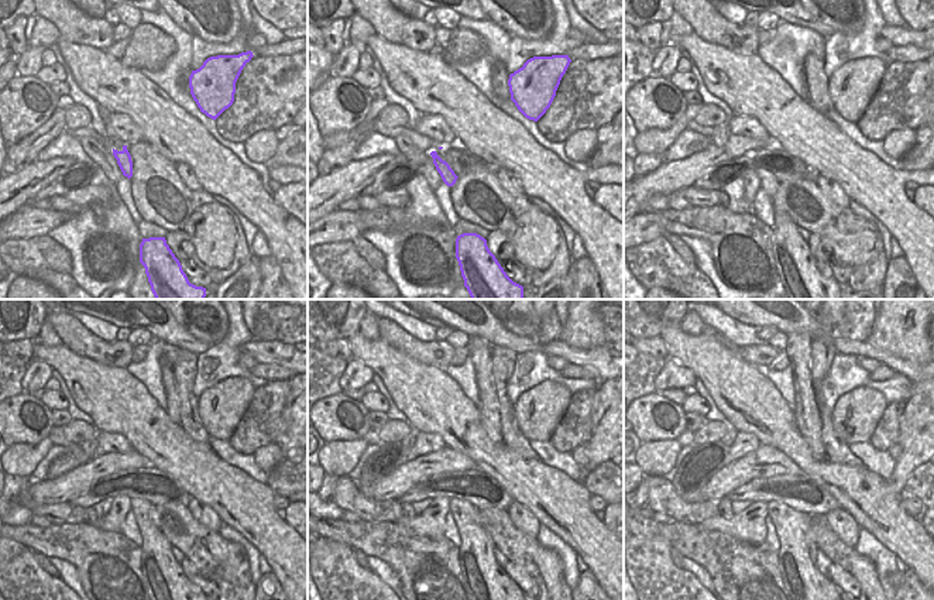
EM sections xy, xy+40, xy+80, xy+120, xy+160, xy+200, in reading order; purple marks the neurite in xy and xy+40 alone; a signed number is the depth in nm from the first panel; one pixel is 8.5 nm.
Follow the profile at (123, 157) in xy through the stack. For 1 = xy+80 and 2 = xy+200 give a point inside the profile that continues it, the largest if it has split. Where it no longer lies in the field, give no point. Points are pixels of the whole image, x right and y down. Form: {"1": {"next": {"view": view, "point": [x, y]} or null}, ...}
{"1": {"next": {"view": "xy+80", "point": [768, 182]}}, "2": {"next": {"view": "xy+200", "point": [806, 585]}}}

